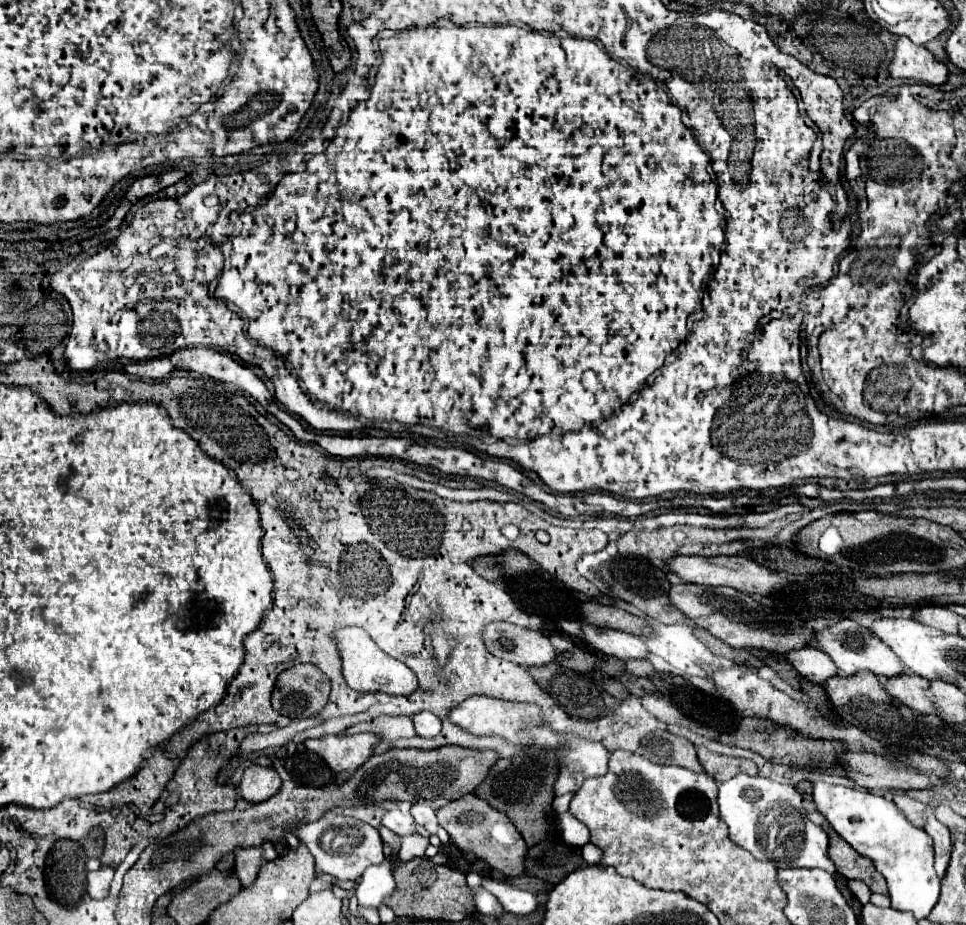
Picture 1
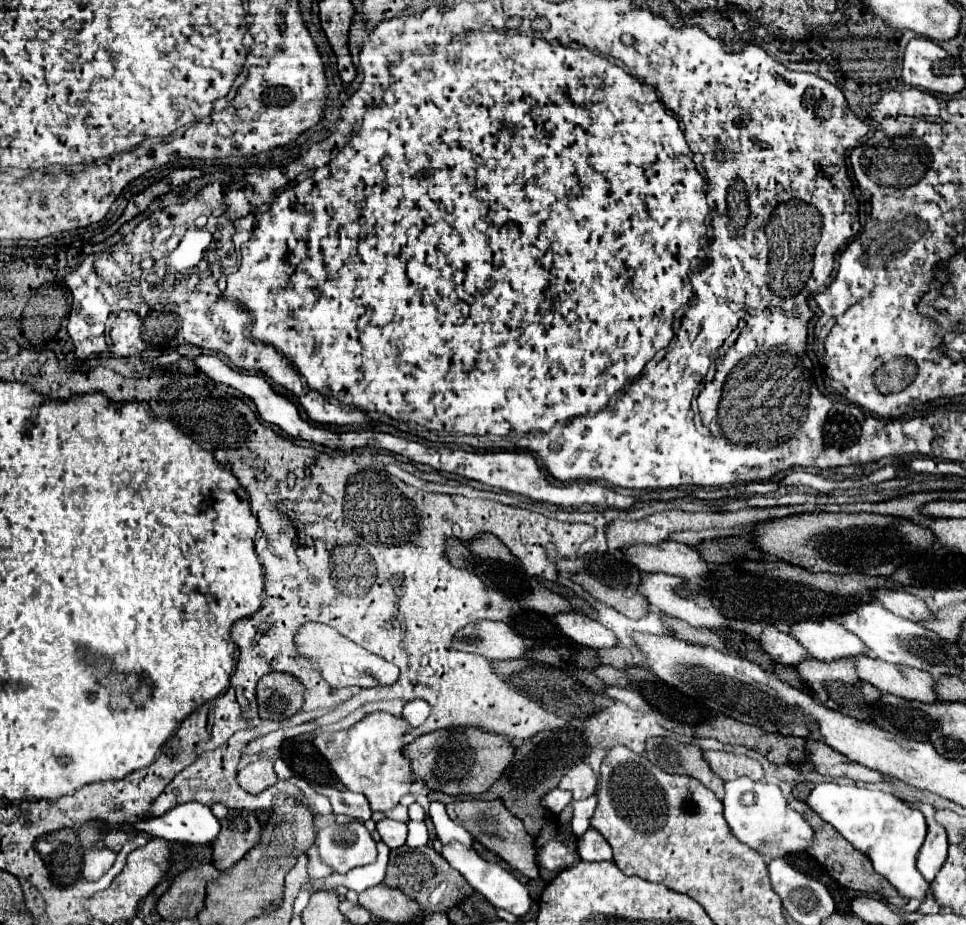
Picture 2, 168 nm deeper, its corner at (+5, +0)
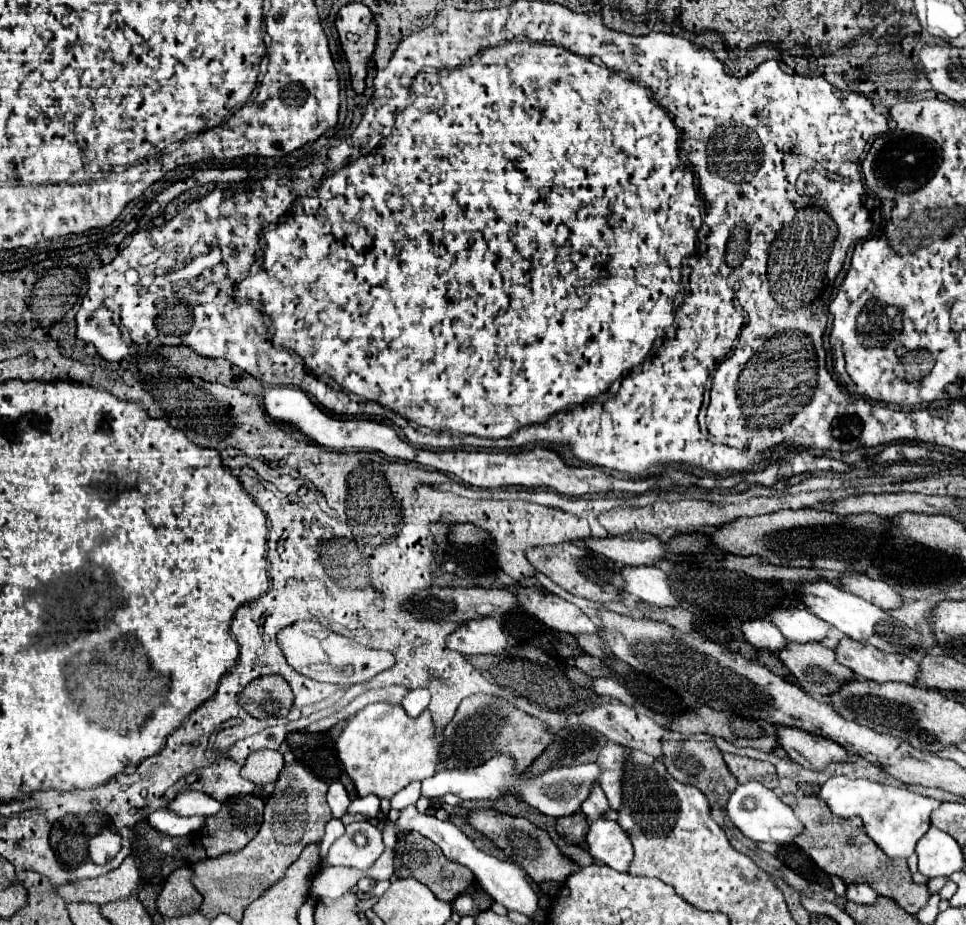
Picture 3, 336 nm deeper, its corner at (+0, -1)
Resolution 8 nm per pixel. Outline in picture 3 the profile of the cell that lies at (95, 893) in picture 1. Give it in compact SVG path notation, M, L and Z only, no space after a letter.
M108 828L96 834L88 846L90 860L98 866L104 866L106 862L110 862L118 854L118 850L120 850L120 836Z

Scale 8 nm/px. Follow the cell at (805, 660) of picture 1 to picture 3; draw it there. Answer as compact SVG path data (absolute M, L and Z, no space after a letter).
M768 620L746 622L746 624L742 624L742 632L744 632L746 640L760 650L778 652L778 650L782 650L782 646L788 644L788 640L782 636L782 632Z

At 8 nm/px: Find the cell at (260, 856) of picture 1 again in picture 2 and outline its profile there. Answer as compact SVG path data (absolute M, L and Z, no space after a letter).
M229 809L227 817L219 823L221 831L213 841L213 865L225 871L259 841L261 825L257 815L245 809Z

